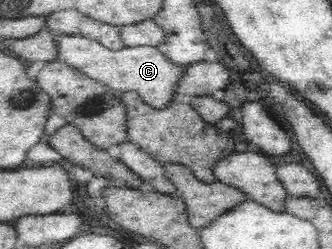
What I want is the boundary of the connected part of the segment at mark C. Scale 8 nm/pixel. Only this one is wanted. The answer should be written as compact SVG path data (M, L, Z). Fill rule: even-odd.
M57 35L61 47L58 60L66 61L72 66L96 80L100 80L119 92L135 91L146 100L148 105L156 109L166 109L174 103L182 77L186 77L188 66L174 62L166 56L159 47L144 45L143 47L125 47L125 49L112 50L102 46L98 41L86 38Z

